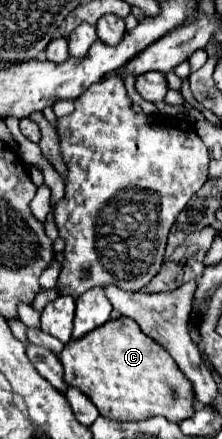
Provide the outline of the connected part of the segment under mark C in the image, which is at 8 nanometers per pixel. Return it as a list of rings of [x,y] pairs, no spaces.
[[[120,317],[116,321],[108,321],[106,325],[90,331],[84,339],[70,341],[64,351],[58,355],[60,363],[64,365],[64,379],[68,385],[82,389],[92,403],[98,407],[102,417],[110,417],[116,421],[142,421],[156,415],[166,417],[168,421],[180,423],[194,415],[194,387],[178,369],[170,353],[146,333],[142,333],[140,325],[130,317]]]

